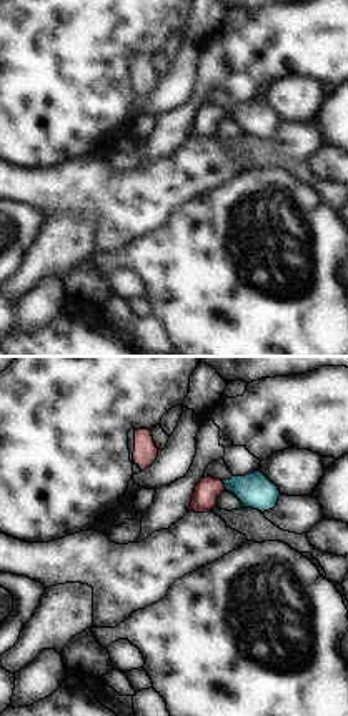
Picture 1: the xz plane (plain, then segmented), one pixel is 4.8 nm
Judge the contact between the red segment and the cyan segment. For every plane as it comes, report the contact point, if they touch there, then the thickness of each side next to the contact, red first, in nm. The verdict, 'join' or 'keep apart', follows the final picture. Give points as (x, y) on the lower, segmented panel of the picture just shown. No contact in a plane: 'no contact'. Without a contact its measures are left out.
meets red at (223, 487); 120 nm thick on the red side, 170 nm on the other

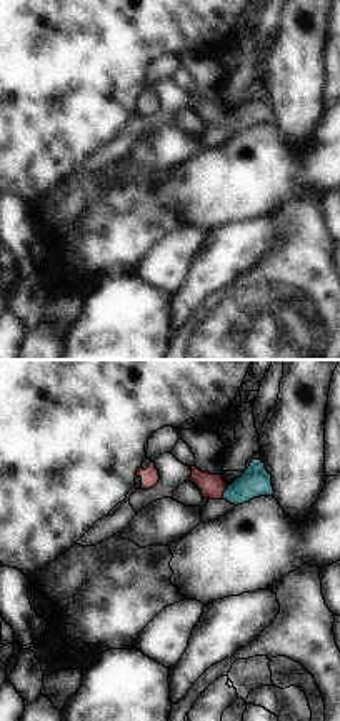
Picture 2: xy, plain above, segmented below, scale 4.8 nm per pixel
meets red at (224, 490); 120 nm thick on the red side, 150 nm on the other

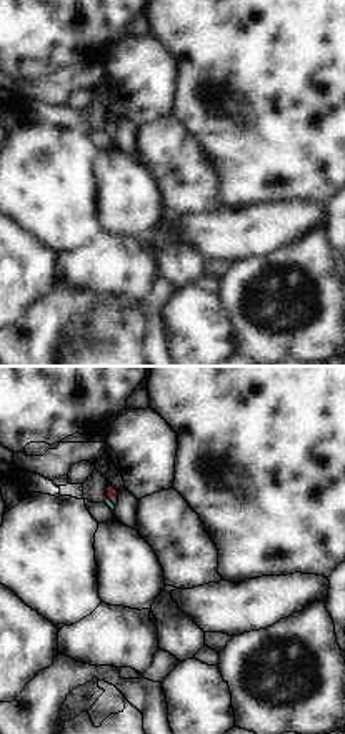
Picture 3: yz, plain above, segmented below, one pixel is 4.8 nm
meets red at (110, 500); 60 nm thick on the red side, 40 nm on the other

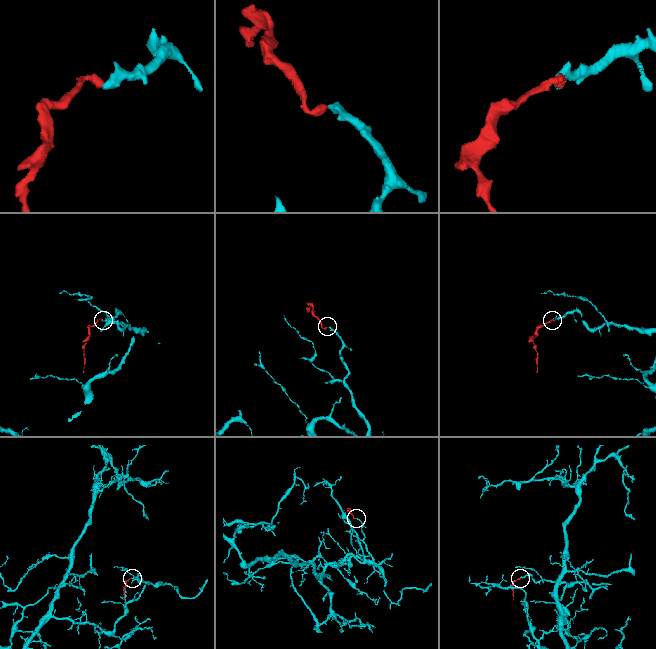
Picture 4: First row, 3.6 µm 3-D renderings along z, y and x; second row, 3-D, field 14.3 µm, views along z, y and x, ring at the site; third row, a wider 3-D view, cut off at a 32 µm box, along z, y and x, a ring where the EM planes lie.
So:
join

